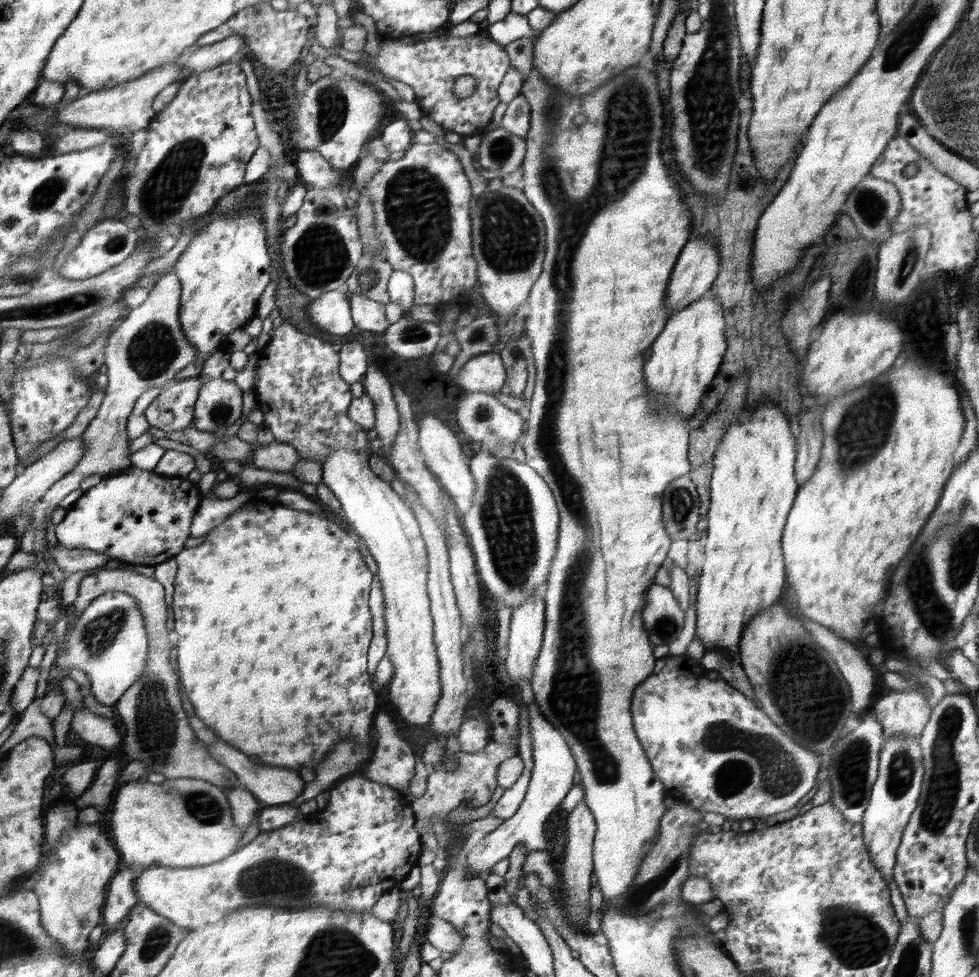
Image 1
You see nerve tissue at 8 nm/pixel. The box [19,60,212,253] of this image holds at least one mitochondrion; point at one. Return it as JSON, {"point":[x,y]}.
{"point":[48,193]}

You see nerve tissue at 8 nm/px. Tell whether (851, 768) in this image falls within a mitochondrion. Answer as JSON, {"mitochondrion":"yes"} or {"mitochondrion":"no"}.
{"mitochondrion":"yes"}

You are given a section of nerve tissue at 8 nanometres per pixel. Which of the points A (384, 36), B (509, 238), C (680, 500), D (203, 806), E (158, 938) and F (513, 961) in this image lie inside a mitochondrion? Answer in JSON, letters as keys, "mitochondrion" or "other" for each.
{"A":"other","B":"mitochondrion","C":"mitochondrion","D":"mitochondrion","E":"mitochondrion","F":"other"}

